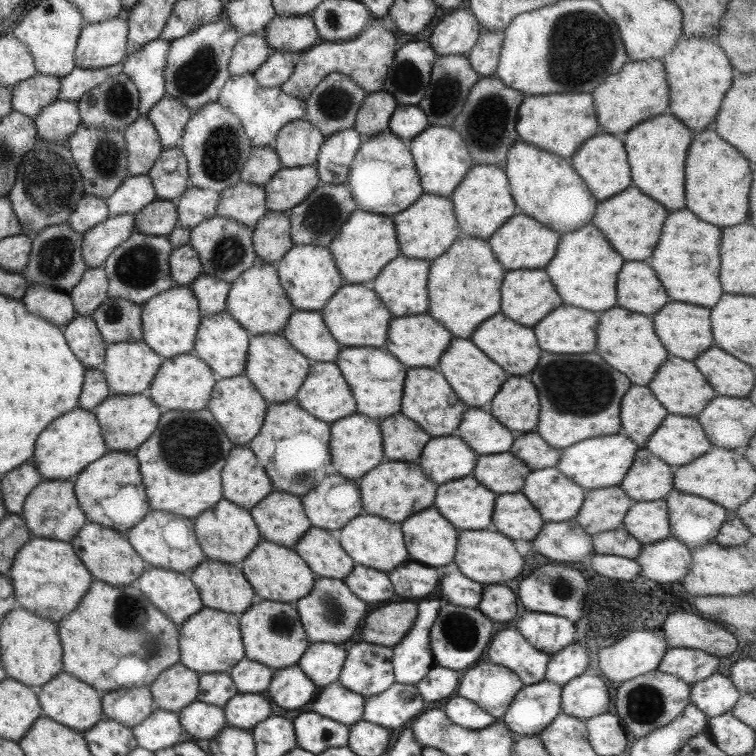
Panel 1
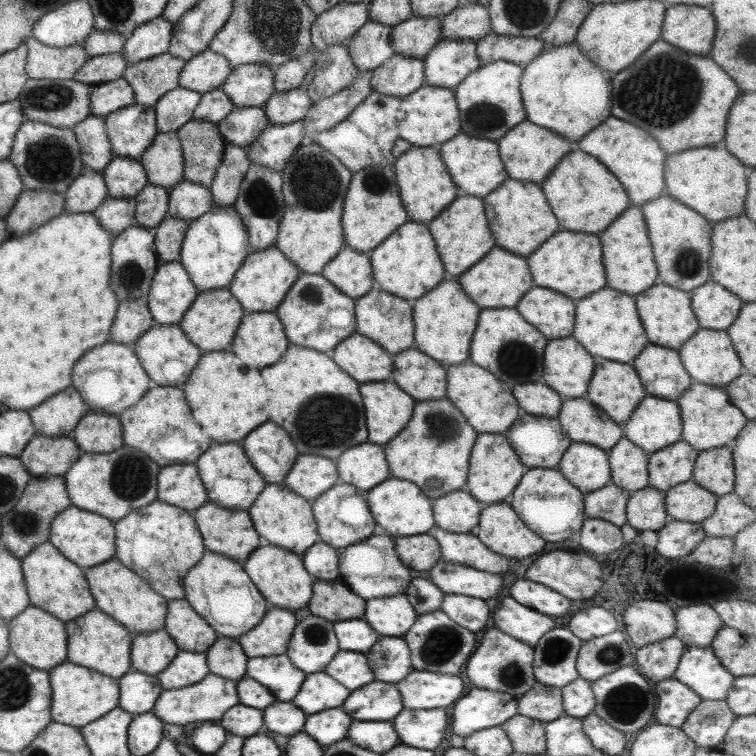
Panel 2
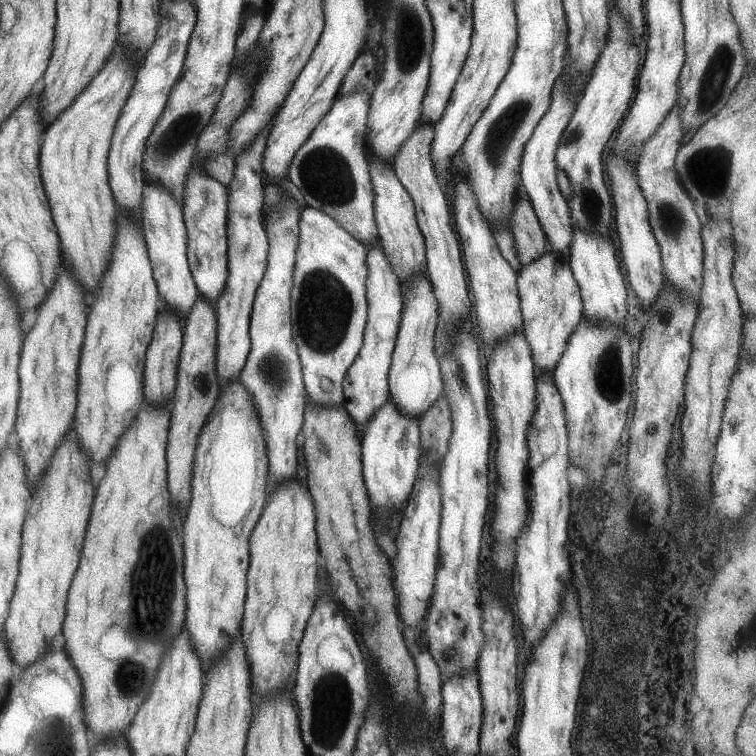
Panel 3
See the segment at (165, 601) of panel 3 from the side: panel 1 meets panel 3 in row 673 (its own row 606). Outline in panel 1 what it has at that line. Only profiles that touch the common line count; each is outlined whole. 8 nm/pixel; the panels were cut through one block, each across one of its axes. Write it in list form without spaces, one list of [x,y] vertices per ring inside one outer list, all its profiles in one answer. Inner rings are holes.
[[[93,579],[77,608],[57,622],[62,646],[62,671],[88,684],[101,695],[121,688],[113,678],[105,675],[121,658],[135,656],[135,666],[143,664],[143,672],[133,672],[133,686],[151,684],[165,668],[178,662],[178,626],[161,613],[134,587],[113,588]]]

